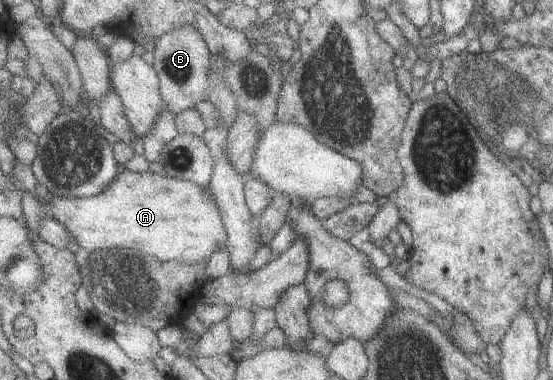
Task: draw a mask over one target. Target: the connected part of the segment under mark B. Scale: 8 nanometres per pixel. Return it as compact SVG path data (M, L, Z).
M195 24L175 26L173 30L165 32L158 38L152 54L152 65L160 78L160 94L176 116L185 110L195 109L195 104L201 100L209 101L209 64L212 55Z

